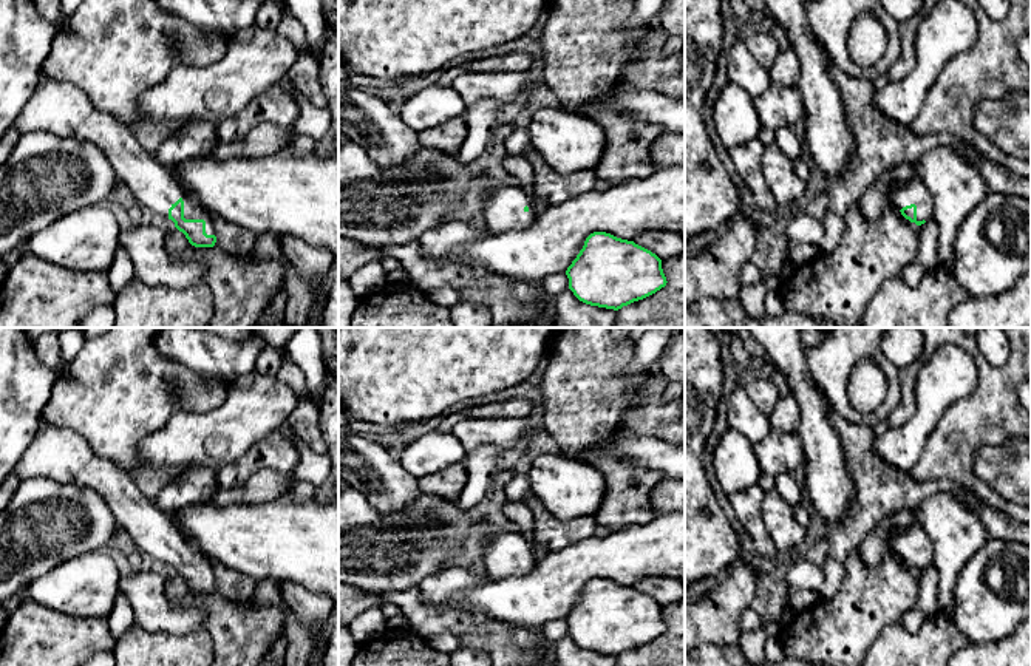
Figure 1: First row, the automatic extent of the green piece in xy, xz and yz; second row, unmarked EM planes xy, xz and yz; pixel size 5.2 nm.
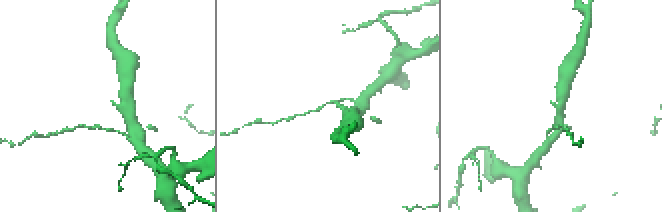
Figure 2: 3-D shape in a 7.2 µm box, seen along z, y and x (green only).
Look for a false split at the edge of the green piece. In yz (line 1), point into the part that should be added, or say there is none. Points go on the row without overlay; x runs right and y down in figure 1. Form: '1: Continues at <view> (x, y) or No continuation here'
1: Continues at yz (914, 538)

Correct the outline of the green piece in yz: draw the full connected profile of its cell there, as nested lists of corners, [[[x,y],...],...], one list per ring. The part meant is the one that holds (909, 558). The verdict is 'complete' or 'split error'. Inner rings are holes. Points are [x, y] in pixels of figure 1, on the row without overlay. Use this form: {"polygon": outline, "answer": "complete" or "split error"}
{"polygon": [[[915,521],[909,528],[898,532],[892,538],[890,547],[906,566],[917,572],[934,564],[931,541],[921,525]]], "answer": "split error"}

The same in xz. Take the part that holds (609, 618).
{"polygon": [[[606,578],[586,584],[566,621],[580,647],[614,657],[655,640],[668,629],[655,600]]], "answer": "complete"}

